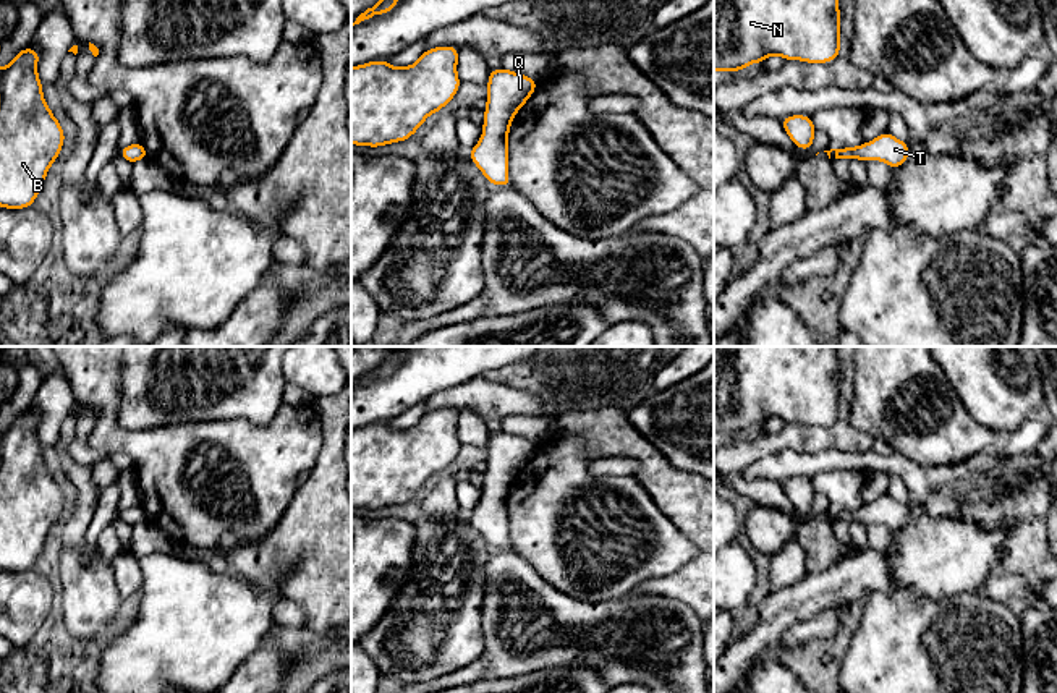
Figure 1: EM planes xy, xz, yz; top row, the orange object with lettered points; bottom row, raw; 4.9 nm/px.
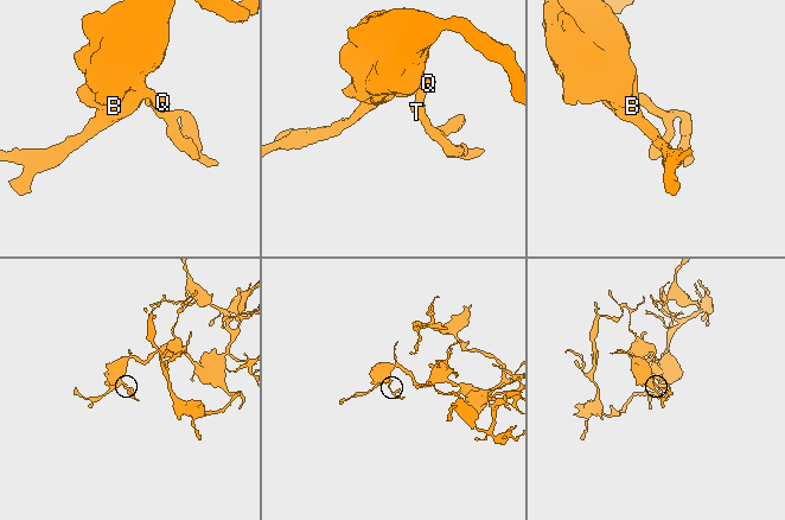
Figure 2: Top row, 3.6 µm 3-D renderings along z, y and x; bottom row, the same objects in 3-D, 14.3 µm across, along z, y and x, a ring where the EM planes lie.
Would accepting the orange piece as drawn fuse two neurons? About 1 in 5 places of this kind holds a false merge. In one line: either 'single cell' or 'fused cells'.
single cell

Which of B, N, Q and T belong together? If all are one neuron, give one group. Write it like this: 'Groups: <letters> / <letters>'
Groups: B N Q T

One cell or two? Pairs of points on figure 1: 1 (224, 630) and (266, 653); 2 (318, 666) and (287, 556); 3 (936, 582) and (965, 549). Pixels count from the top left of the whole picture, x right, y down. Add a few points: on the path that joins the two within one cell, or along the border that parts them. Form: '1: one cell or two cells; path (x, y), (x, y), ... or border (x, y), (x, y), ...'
1: two cells; border (261, 645), (230, 675)
2: one cell; path (314, 638), (314, 580)
3: one cell; path (941, 573), (957, 557)

